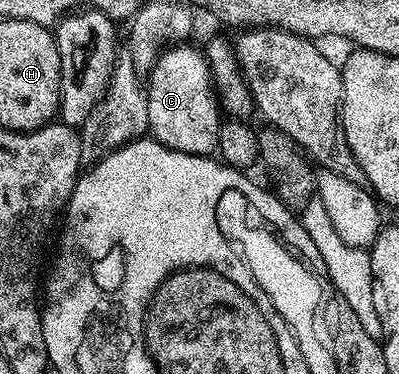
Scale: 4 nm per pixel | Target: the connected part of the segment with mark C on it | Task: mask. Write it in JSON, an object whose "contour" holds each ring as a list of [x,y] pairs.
{"contour":[[[191,45],[168,46],[149,72],[151,83],[149,79],[145,87],[149,131],[157,142],[177,153],[210,156],[219,146],[220,100],[208,56],[187,46]]]}

